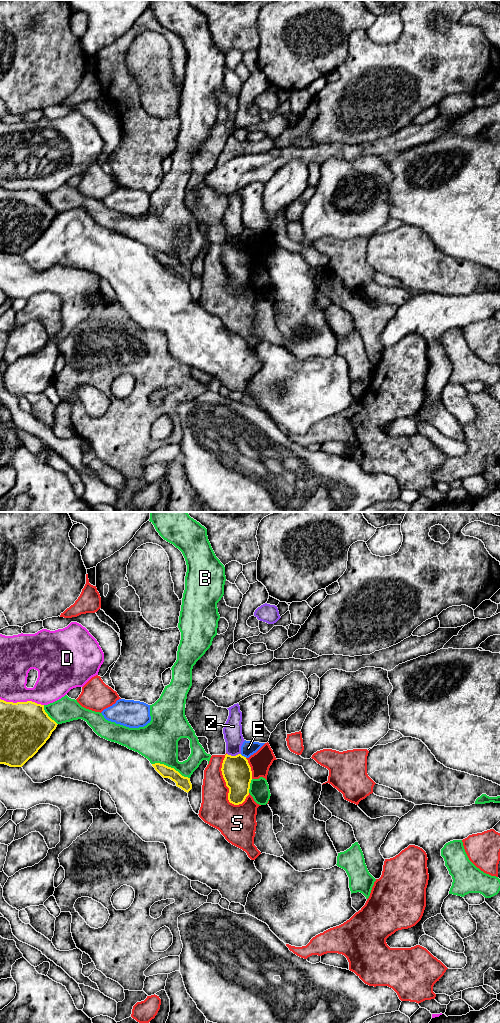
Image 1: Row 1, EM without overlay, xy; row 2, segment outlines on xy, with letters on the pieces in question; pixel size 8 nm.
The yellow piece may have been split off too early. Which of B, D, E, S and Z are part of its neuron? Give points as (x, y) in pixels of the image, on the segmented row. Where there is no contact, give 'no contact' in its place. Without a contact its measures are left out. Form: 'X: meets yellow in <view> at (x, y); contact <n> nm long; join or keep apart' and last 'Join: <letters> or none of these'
B: meets yellow in xy at (170, 767); contact 320 nm long; keep apart
D: meets yellow in xy at (22, 702); contact 360 nm long; keep apart
E: meets yellow in xy at (243, 756); contact 60 nm long; keep apart
S: meets yellow in xy at (225, 781); contact 440 nm long; keep apart
Z: meets yellow in xy at (234, 756); contact 110 nm long; keep apart
Join: none of these

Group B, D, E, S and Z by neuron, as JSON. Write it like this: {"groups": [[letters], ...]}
{"groups": [["B"], ["D"], ["E"], ["S"], ["Z"]]}

